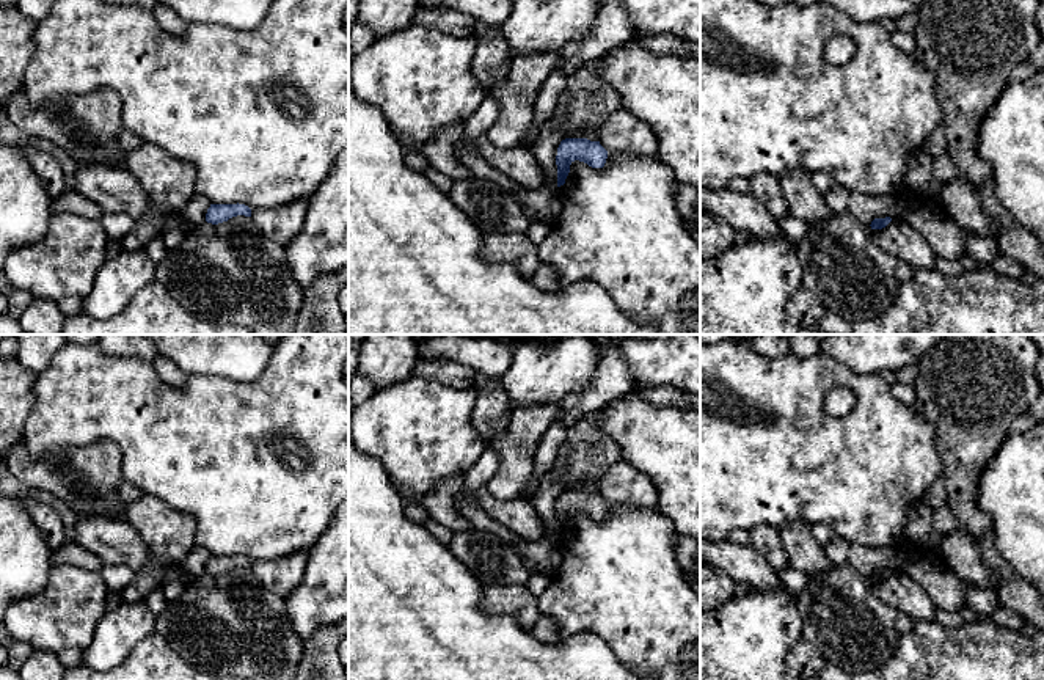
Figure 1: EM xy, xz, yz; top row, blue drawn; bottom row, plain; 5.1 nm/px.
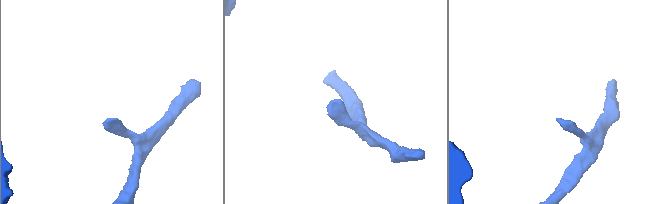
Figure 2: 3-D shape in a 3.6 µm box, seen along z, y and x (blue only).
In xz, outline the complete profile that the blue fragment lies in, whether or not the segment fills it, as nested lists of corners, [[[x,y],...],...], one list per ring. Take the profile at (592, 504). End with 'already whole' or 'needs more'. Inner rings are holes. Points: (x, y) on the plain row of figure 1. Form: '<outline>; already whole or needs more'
[[[554,468],[540,476],[538,492],[532,496],[532,504],[542,520],[546,537],[564,537],[575,512],[592,520],[603,520],[608,503],[600,493],[587,490],[568,490],[562,481],[554,477]]]; needs more

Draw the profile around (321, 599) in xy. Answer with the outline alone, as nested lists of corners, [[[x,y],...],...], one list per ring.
[[[349,499],[308,551],[305,576],[284,605],[301,642],[322,627],[349,619]]]

